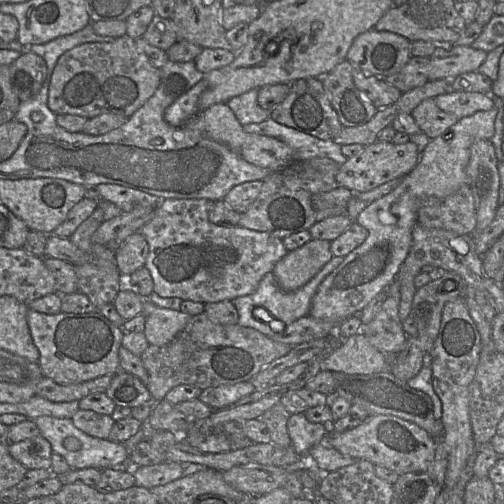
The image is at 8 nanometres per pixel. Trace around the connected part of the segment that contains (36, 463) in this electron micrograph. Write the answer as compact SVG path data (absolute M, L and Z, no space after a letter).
M40 434L18 443L9 443L8 450L28 470L51 468L53 450L49 441Z

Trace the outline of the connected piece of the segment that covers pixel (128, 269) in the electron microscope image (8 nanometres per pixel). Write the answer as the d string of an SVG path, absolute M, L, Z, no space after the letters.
M135 232L115 249L115 260L119 272L124 278L144 267L149 253L149 246L141 234Z

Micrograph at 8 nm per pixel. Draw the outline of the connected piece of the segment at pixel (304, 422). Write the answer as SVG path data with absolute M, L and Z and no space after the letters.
M303 413L290 415L287 421L287 431L291 440L291 448L299 455L308 454L309 450L321 444L330 431L330 427L311 423Z

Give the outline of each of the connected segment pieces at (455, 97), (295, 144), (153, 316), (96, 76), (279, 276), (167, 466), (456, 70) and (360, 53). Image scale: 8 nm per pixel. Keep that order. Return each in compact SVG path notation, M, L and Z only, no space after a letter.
M452 90L433 99L441 110L455 115L458 119L473 115L479 111L487 111L494 107L491 93Z
M268 118L260 123L243 125L244 132L276 138L293 149L293 162L316 157L329 158L342 165L347 157L341 151L341 145L333 140L322 140L315 136L279 124Z
M143 299L146 317L143 333L150 345L163 346L172 341L189 324L192 316L179 310L161 308Z
M127 35L109 42L84 43L62 54L48 84L49 109L58 114L74 114L87 119L104 113L113 113L129 118L154 94L160 83L160 69L149 62L147 56L138 50L135 41Z
M312 238L303 246L288 251L272 271L279 287L286 292L295 291L314 278L333 256L330 243Z
M164 461L149 466L133 468L135 486L150 489L155 486L165 485L183 477L183 465L177 462Z
M437 46L429 57L428 80L454 79L461 74L475 72L486 57L487 52L471 46L450 49Z
M372 29L355 38L346 60L366 75L386 77L401 70L411 57L410 40Z

